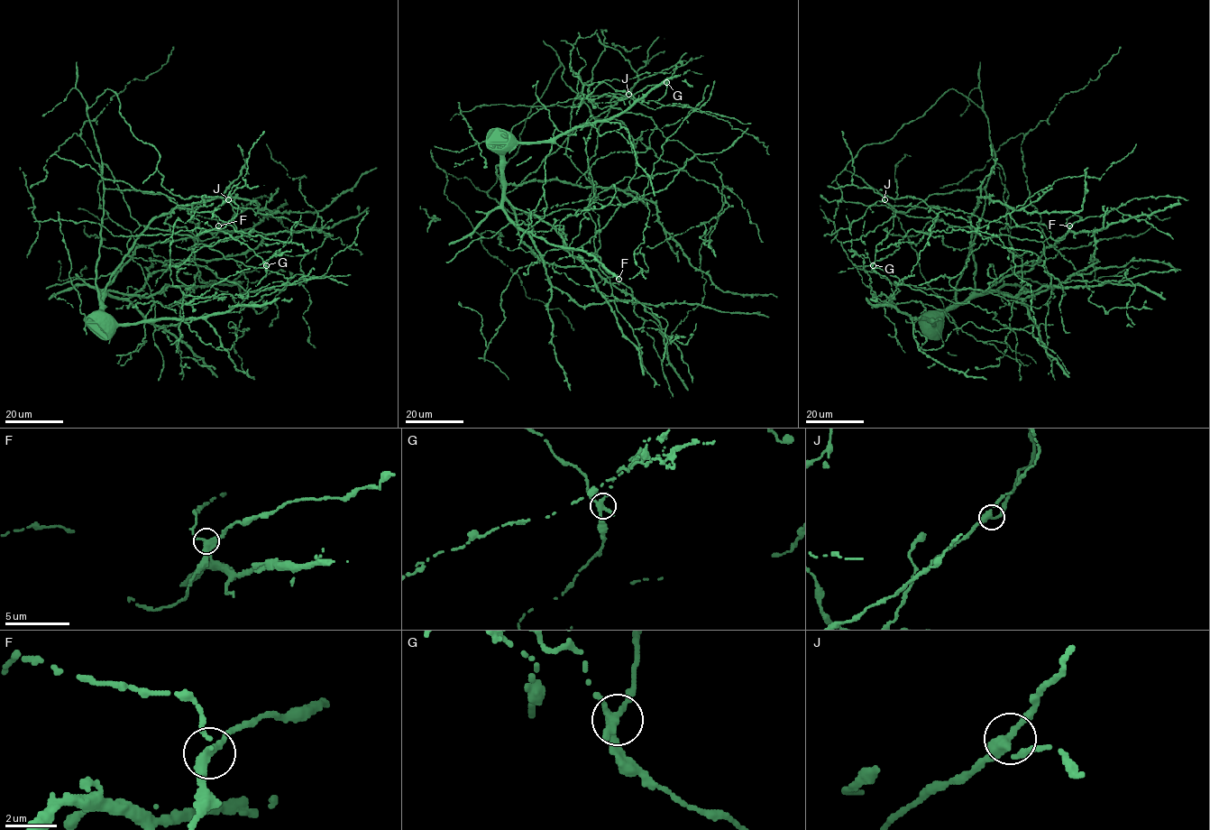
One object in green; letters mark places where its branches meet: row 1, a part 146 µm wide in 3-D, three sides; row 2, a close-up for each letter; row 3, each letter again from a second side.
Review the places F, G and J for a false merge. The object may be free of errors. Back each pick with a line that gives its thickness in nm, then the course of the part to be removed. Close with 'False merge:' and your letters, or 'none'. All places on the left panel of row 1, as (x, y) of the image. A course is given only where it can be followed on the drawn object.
G: 320 nm thick
False merge: G

